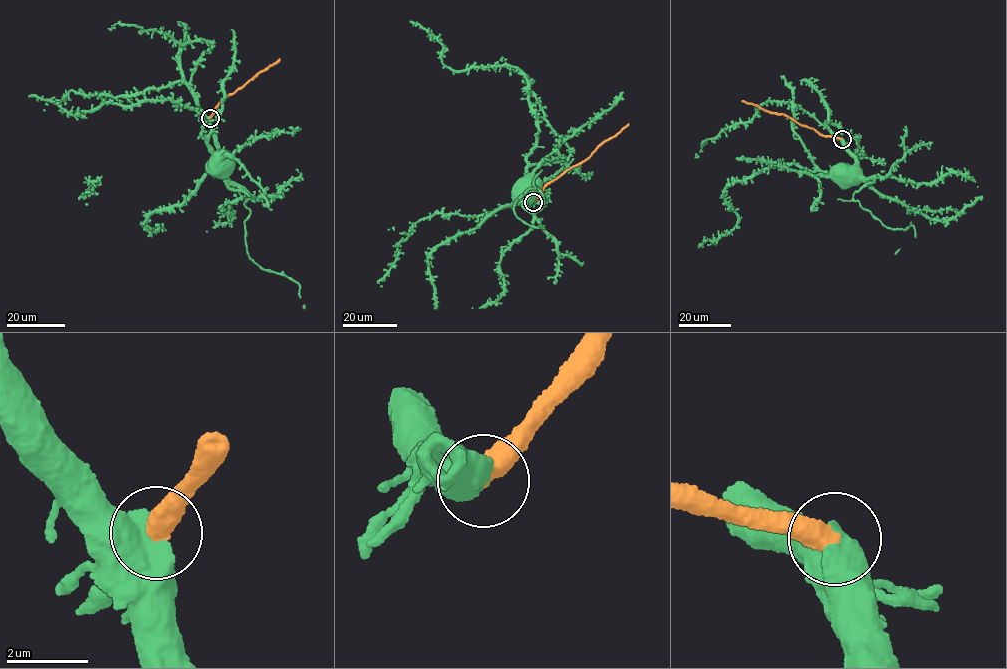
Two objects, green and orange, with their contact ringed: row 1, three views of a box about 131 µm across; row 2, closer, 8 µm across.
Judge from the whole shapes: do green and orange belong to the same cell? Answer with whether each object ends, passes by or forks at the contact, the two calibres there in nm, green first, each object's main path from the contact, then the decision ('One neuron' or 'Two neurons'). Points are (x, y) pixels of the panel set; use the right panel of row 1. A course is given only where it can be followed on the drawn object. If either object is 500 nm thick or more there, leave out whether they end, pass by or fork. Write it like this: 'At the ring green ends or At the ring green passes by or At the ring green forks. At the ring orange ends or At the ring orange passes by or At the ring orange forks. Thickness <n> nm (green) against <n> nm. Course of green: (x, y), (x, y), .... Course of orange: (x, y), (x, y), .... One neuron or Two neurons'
Thickness 750 nm (green) against 500 nm. Course of green: (842, 139), (855, 159), (852, 166), (826, 174), (793, 163), (729, 183), (722, 197), (737, 222), (698, 248). Course of orange: (842, 139), (824, 136), (782, 114), (741, 101). Two neurons

